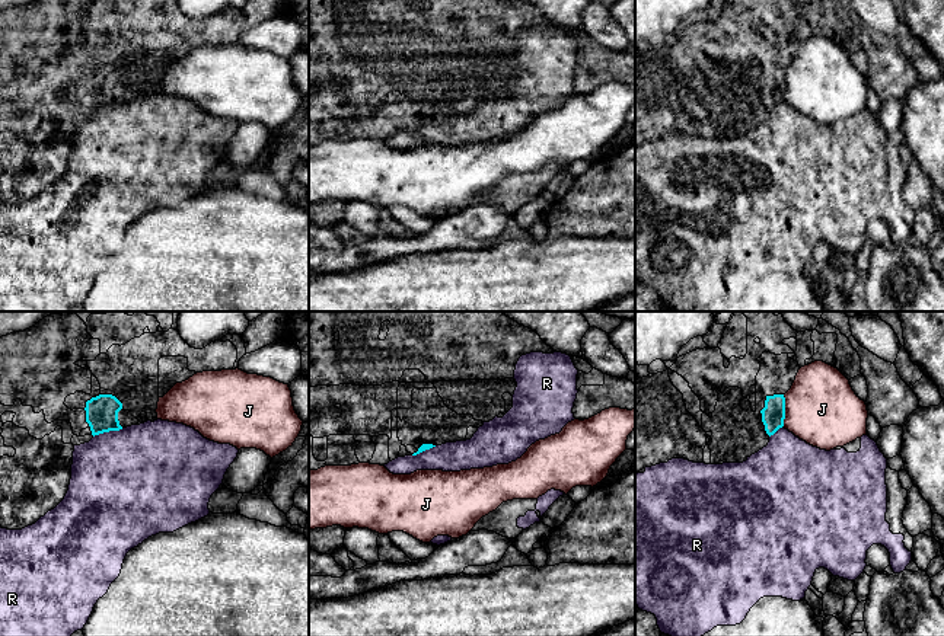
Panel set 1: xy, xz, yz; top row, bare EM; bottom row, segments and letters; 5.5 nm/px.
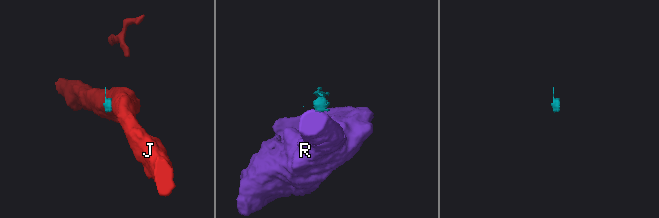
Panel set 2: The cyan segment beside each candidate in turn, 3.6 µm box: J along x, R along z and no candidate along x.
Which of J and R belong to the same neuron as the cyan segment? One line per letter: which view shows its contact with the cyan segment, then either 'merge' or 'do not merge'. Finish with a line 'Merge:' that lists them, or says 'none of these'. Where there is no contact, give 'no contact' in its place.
J: yz | do not merge
R: xy | do not merge
Merge: none of these

